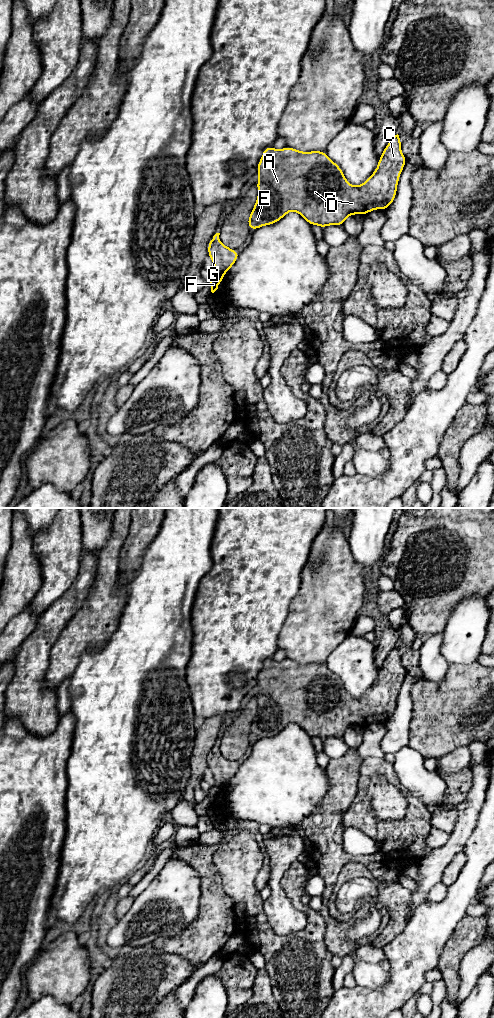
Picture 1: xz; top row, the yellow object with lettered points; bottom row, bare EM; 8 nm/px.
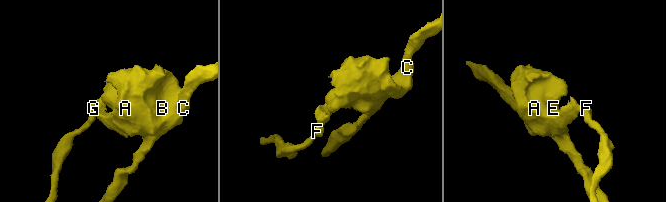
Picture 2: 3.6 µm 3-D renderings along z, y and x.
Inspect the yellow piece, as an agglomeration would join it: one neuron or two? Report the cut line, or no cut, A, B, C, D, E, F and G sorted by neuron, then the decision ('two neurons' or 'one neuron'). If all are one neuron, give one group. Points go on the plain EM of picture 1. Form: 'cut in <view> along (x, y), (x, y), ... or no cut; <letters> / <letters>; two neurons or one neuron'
cut in xz along (215, 784), (222, 787); A B C D E G / F; two neurons

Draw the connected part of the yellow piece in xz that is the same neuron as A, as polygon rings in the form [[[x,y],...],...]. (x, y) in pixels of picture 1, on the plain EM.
[[[395,647],[383,662],[376,682],[358,698],[346,692],[342,681],[325,663],[302,664],[289,658],[282,662],[266,659],[257,678],[258,708],[248,730],[249,740],[256,742],[275,736],[290,723],[300,726],[311,738],[318,737],[323,741],[329,737],[342,738],[353,726],[386,722],[396,710],[400,686],[407,673],[401,664],[401,655],[399,647]]]

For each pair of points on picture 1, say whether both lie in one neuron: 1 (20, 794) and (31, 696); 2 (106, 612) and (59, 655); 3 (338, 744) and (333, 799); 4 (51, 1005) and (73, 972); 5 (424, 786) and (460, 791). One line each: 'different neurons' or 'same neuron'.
1: different neurons
2: same neuron
3: different neurons
4: different neurons
5: different neurons

